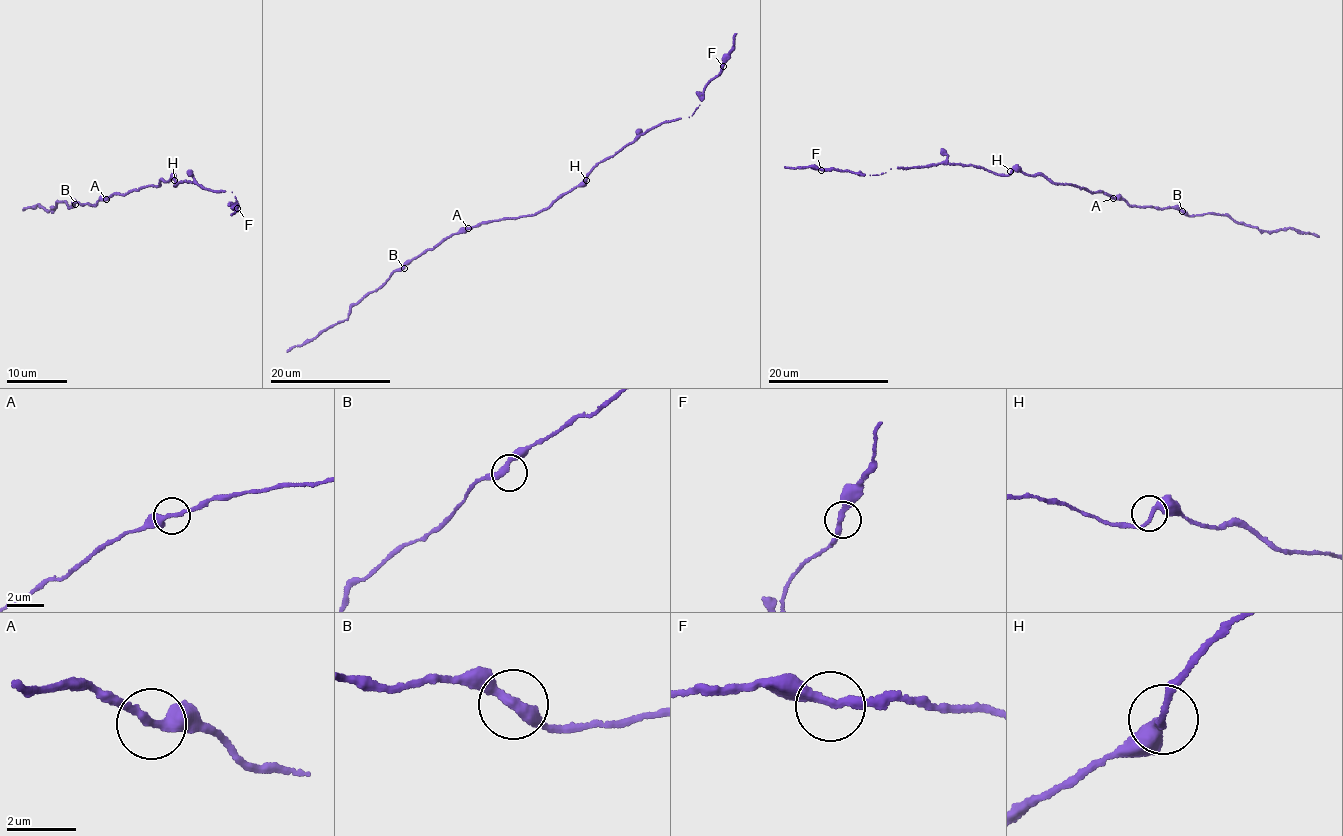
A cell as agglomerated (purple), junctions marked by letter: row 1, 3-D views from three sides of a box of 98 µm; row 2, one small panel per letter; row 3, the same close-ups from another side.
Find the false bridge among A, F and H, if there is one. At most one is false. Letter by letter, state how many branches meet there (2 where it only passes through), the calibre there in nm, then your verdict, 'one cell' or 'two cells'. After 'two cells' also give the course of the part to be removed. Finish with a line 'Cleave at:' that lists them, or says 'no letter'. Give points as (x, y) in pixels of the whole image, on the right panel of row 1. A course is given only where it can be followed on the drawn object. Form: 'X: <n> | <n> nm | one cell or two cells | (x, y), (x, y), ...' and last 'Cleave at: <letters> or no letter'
A: 2 | 280 nm | one cell
F: 2 | 260 nm | one cell
H: 2 | 320 nm | one cell
Cleave at: no letter

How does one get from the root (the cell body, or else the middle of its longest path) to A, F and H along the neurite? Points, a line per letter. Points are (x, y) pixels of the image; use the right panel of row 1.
A: (1065, 185), (1076, 185), (1094, 192), (1101, 190), (1113, 198)
F: (1065, 185), (1042, 175), (1015, 170), (998, 175), (960, 163), (900, 167), (882, 174), (821, 170)
H: (1065, 185), (1057, 184), (1042, 175), (1031, 176), (1010, 171)

